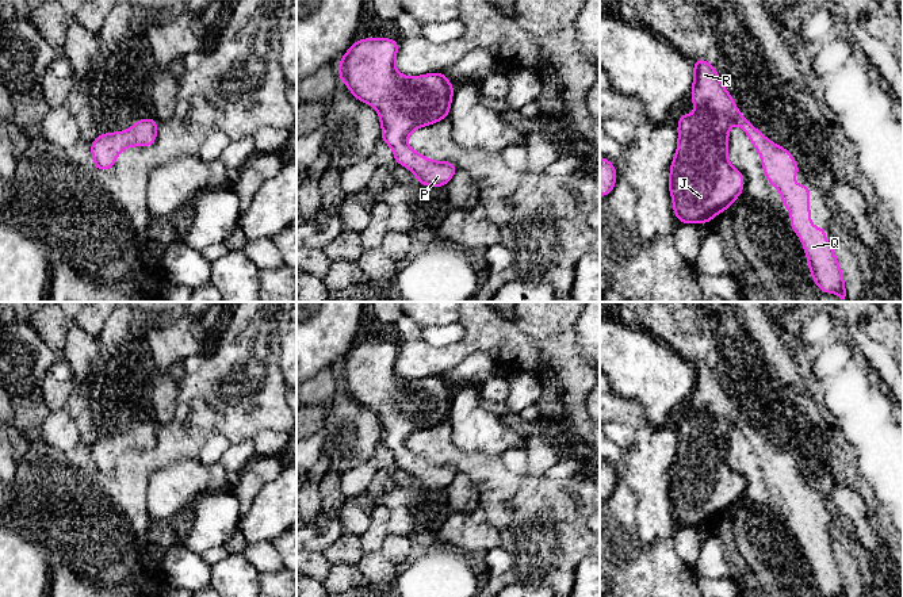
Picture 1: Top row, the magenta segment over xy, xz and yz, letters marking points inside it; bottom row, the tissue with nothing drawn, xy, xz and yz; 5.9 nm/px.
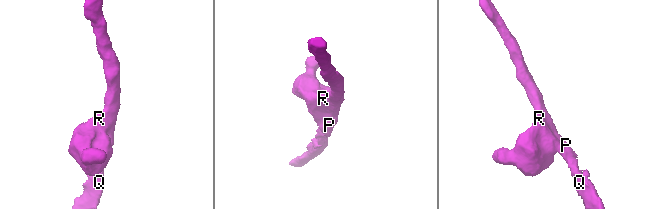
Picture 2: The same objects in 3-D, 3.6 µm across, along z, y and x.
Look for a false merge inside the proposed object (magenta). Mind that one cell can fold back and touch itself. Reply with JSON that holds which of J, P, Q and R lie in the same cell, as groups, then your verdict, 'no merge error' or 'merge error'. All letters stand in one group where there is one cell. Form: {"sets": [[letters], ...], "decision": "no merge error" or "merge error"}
{"sets": [["J", "P", "Q", "R"]], "decision": "no merge error"}

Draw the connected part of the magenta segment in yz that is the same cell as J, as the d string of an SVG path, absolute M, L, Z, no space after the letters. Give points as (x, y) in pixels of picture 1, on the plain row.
M699 361L693 368L695 384L692 387L692 406L697 417L678 422L678 447L676 459L670 467L669 494L678 525L707 527L719 516L726 514L734 504L743 497L743 478L728 466L728 433L738 426L753 449L758 454L765 479L769 487L776 490L783 500L783 510L791 513L791 532L799 539L812 575L812 585L820 596L846 597L843 577L833 554L833 546L826 546L826 532L811 529L810 491L806 487L792 487L791 482L800 477L792 458L783 449L773 447L762 439L736 412L730 395L723 390L715 370Z

